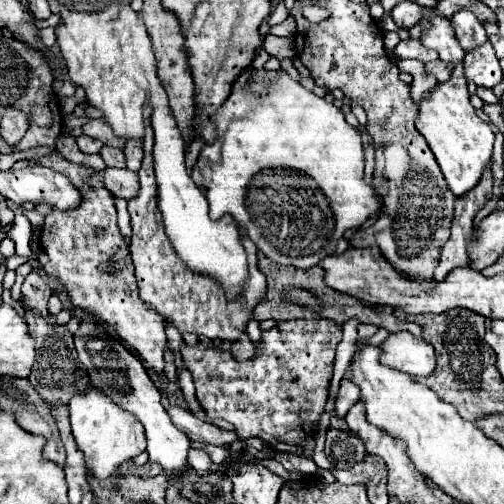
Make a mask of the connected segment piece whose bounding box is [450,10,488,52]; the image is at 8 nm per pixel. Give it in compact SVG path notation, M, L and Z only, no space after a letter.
M462 10L462 12L454 14L454 18L450 22L458 34L458 42L464 48L464 52L470 52L472 48L488 42L484 26L478 22L478 18L474 14Z

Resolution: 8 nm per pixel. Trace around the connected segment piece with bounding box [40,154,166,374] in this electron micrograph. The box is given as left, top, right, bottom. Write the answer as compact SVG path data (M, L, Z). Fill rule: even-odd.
M60 154L48 156L48 168L70 176L74 186L82 190L82 206L78 210L52 210L46 216L46 224L40 236L40 244L48 254L48 262L42 266L48 278L56 278L68 292L74 308L94 316L98 322L116 330L120 342L126 348L134 348L136 356L144 360L156 374L164 374L164 348L166 334L164 322L140 300L138 280L134 274L134 262L128 250L128 242L116 226L114 196L102 186L96 170L64 160ZM102 228L104 234L96 236L94 230Z

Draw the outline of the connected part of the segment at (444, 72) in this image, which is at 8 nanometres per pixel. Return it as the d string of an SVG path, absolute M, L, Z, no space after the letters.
M434 60L426 64L426 72L432 74L438 82L446 82L450 76L450 66L446 66L442 60Z

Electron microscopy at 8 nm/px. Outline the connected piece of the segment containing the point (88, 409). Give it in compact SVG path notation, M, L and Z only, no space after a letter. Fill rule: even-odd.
M90 388L86 394L74 396L68 404L68 410L74 440L78 448L84 452L88 474L92 474L94 478L108 480L110 476L114 476L114 472L122 462L132 460L134 456L146 450L142 424L132 414L126 414L120 406L114 406L110 398L98 394L94 388Z

